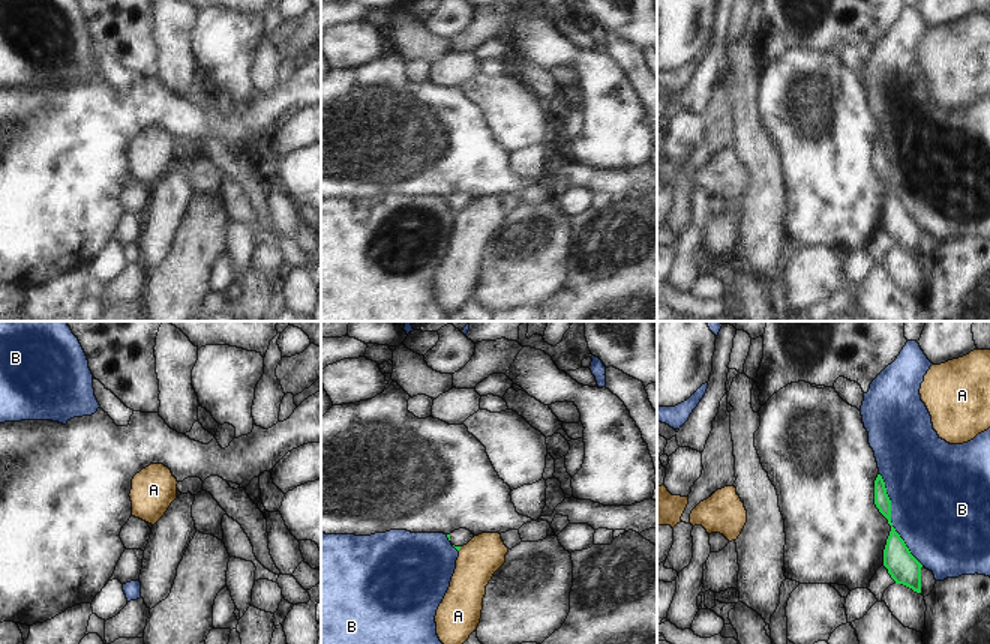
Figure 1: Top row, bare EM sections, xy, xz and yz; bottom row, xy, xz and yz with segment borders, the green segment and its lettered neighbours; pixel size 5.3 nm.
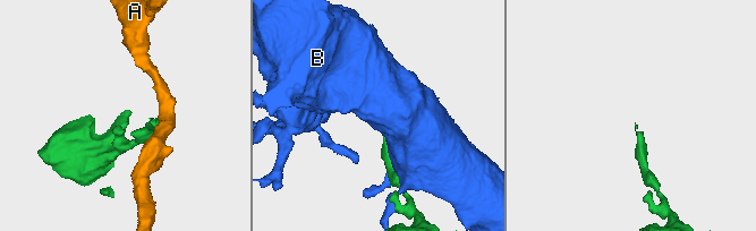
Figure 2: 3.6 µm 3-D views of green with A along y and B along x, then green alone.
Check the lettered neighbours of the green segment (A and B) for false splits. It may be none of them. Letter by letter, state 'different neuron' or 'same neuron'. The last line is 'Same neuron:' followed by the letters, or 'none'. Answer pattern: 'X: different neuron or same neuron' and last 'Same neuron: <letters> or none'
A: different neuron
B: different neuron
Same neuron: none

